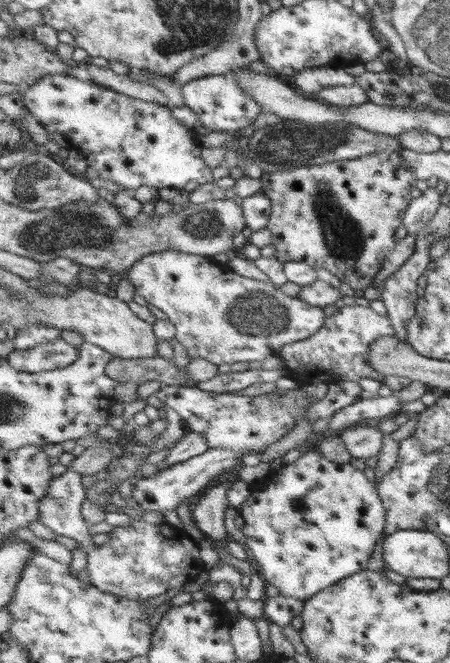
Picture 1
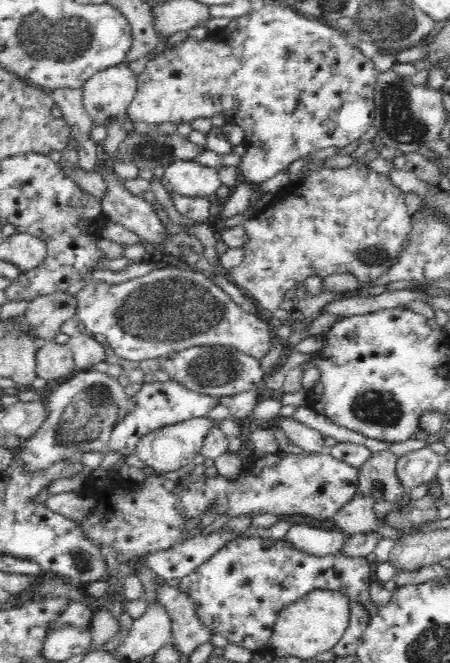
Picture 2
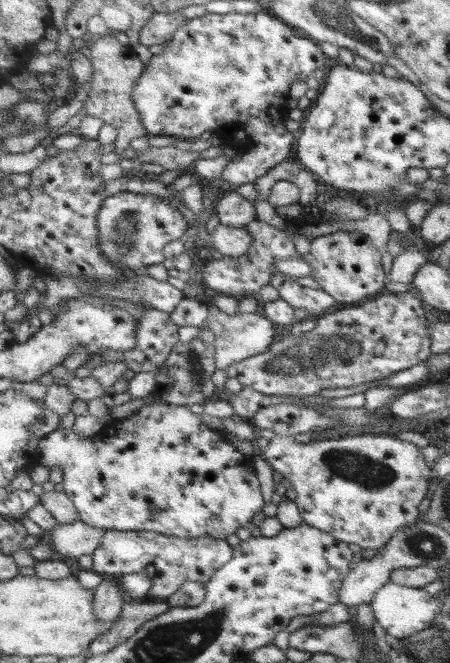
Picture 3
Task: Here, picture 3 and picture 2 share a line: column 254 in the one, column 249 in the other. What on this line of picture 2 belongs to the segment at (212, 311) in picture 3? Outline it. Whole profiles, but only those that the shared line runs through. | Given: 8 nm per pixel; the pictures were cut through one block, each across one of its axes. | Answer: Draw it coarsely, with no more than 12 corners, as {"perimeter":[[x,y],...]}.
{"perimeter":[[158,266],[75,295],[121,359],[192,346],[260,360],[268,319],[196,268]]}

